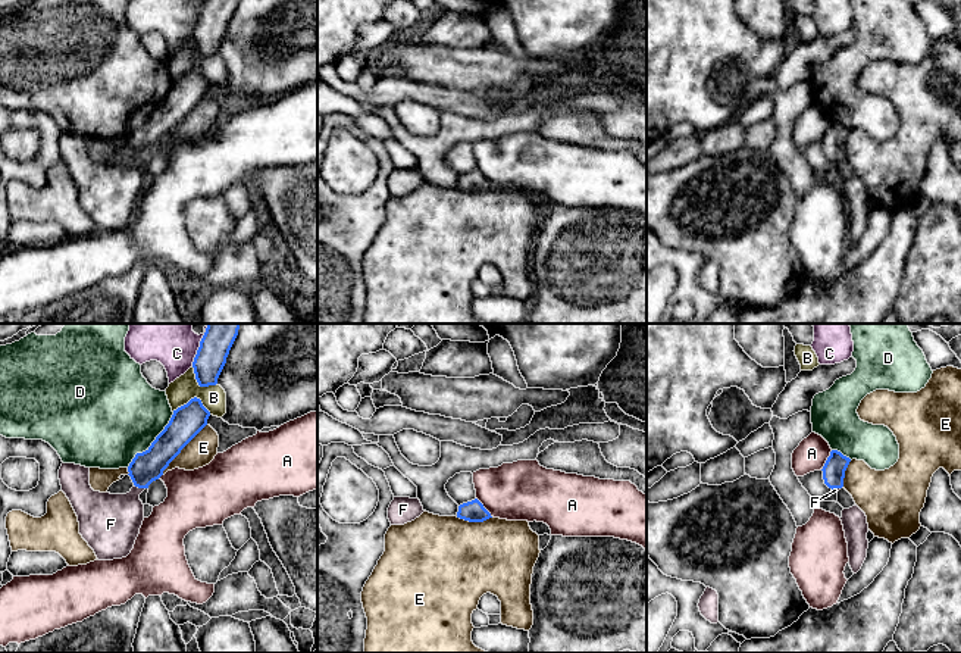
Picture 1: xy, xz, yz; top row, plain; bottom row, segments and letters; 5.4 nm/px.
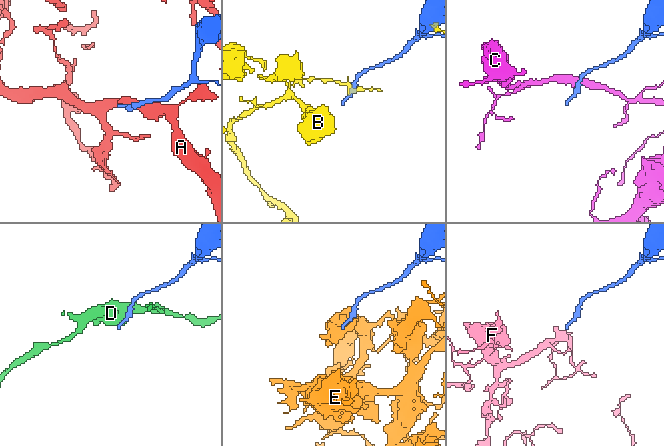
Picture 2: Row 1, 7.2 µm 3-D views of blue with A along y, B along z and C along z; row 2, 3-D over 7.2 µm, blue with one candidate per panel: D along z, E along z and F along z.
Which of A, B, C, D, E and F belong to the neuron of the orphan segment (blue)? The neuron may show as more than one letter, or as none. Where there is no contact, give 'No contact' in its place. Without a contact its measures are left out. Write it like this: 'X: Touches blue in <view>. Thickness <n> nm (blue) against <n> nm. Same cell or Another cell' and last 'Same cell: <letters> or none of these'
A: Touches blue in yz. Thickness 130 nm (blue) against 170 nm. Another cell
B: Touches blue in xy. Thickness 180 nm (blue) against 140 nm. Another cell
C: Touches blue in xy. Thickness 170 nm (blue) against 220 nm. Another cell
D: Touches blue in xy. Thickness 180 nm (blue) against 480 nm. Another cell
E: Touches blue in xy. Thickness 180 nm (blue) against 160 nm. Another cell
F: Touches blue in xy. Thickness 170 nm (blue) against 320 nm. Same cell
Same cell: F

